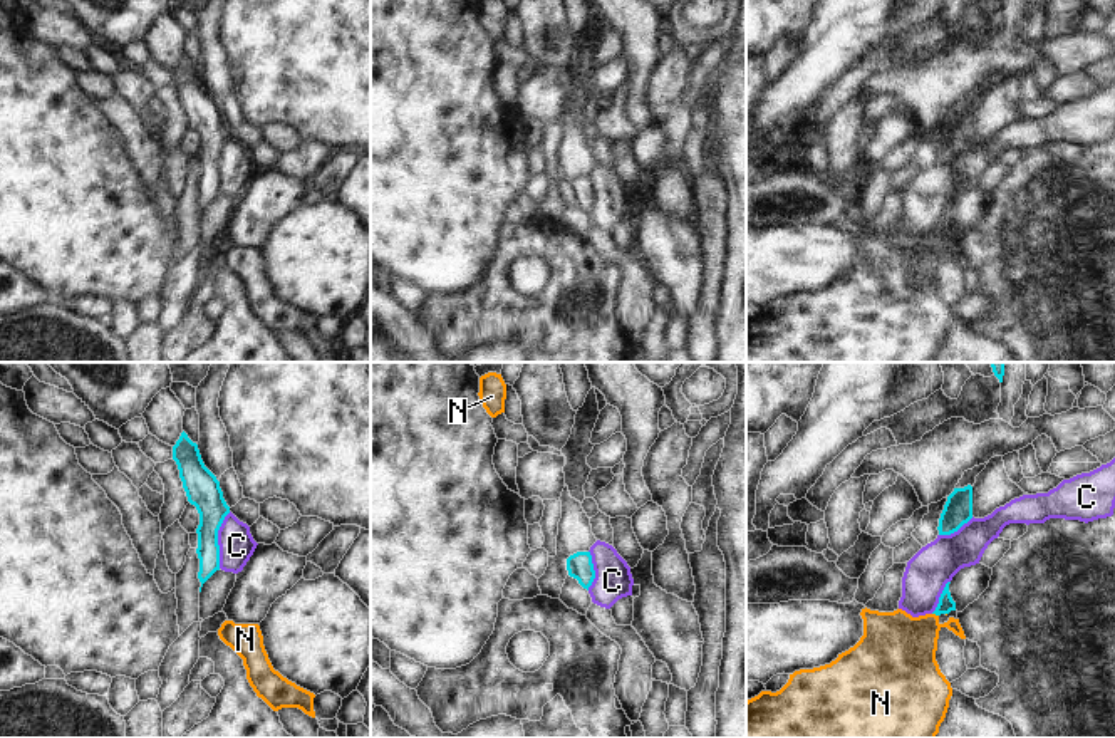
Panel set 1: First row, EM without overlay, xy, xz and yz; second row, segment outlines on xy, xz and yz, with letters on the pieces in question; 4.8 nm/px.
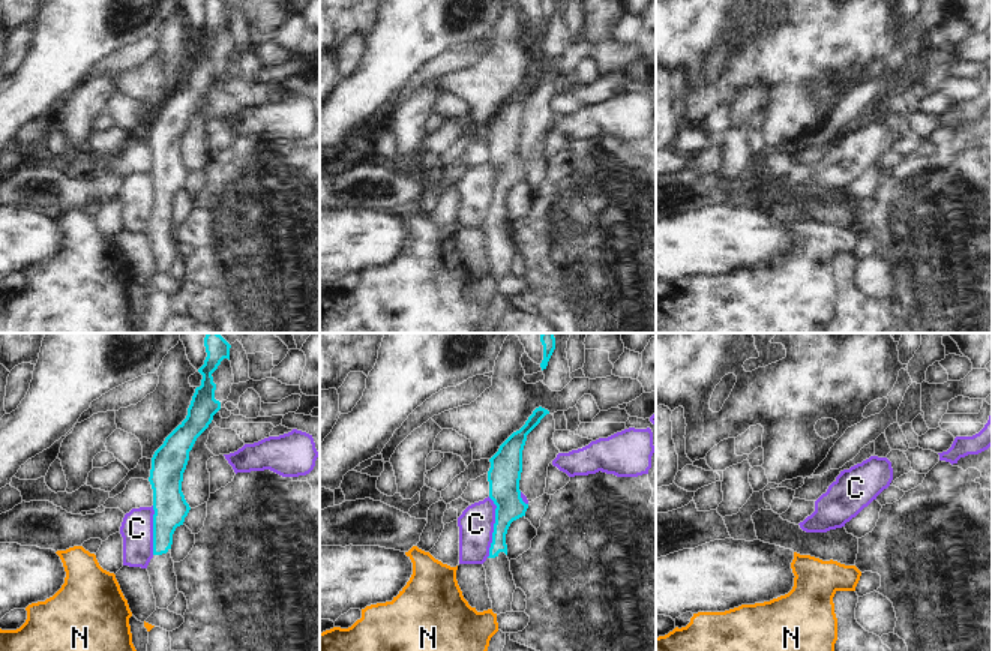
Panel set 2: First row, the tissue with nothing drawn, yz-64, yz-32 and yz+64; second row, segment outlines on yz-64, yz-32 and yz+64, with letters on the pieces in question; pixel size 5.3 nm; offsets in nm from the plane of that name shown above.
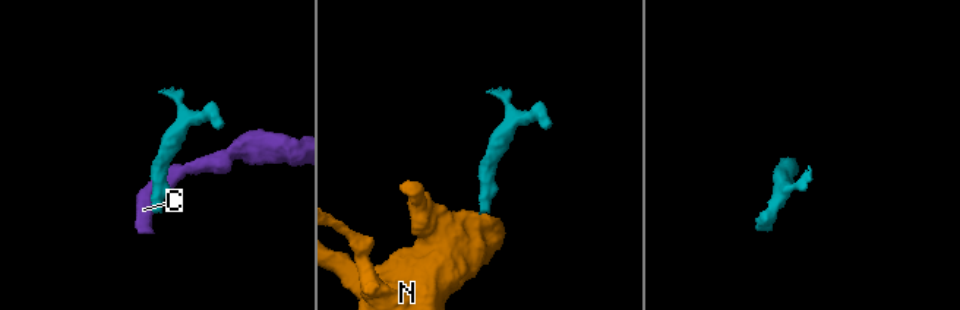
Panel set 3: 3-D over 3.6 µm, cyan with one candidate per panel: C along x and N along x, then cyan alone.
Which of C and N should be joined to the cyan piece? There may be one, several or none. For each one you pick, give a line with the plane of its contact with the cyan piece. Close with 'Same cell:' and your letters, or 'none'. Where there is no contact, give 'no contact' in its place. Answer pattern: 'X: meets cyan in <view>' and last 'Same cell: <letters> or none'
Same cell: none

